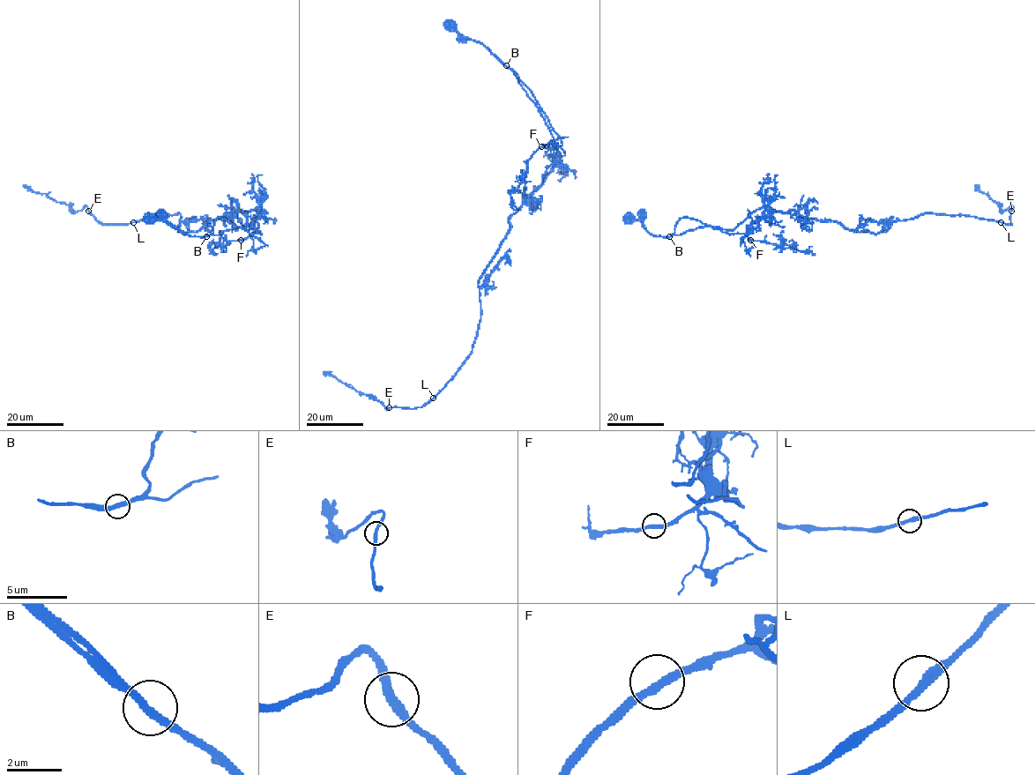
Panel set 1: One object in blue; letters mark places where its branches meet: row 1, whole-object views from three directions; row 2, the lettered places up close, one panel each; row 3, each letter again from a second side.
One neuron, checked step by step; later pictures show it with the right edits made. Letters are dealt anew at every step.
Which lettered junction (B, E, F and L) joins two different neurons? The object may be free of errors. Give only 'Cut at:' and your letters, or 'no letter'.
Cut at: B

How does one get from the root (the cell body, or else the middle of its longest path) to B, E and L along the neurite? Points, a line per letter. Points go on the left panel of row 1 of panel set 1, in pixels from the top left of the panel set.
B: (149, 218), (169, 222), (190, 236), (205, 236)
E: (149, 218), (206, 236), (218, 218), (249, 229), (260, 208), (185, 233), (179, 213), (115, 225), (88, 211)
L: (149, 218), (206, 236), (218, 218), (249, 229), (260, 208), (233, 210), (185, 233), (179, 213), (133, 222)

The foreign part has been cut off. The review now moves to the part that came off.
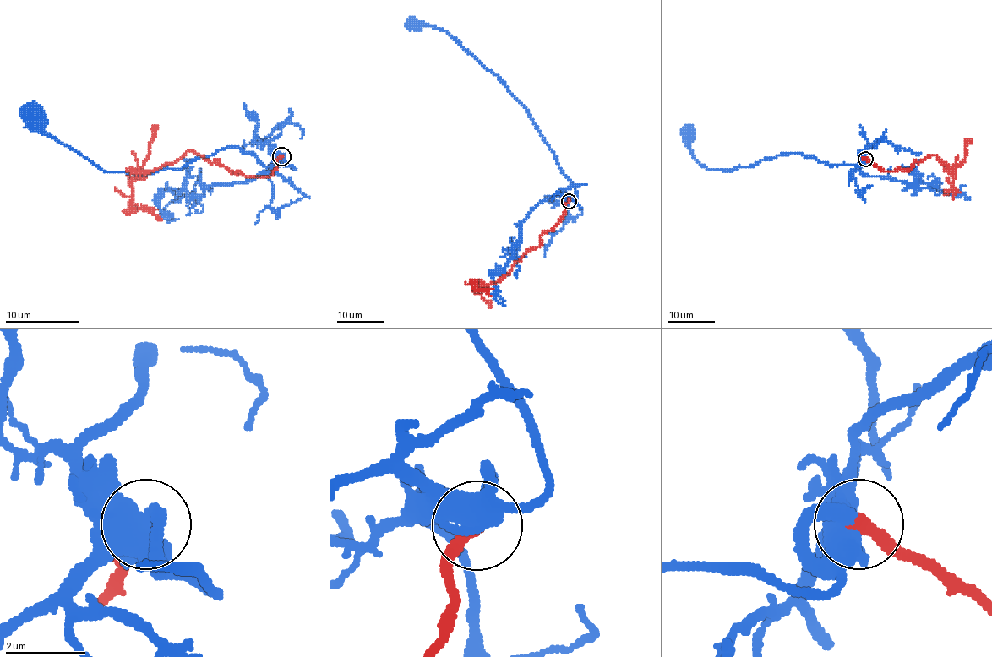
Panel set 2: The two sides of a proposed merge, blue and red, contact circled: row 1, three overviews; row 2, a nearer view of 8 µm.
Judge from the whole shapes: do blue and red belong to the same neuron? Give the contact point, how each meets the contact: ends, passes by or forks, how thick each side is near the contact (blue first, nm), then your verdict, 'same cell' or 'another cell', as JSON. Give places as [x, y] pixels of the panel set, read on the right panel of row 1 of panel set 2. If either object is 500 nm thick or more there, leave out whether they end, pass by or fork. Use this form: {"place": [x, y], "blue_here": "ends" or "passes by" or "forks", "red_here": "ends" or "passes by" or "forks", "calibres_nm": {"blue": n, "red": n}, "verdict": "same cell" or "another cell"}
{"place": [865, 159], "calibres_nm": {"blue": 550, "red": 400}, "verdict": "same cell"}

